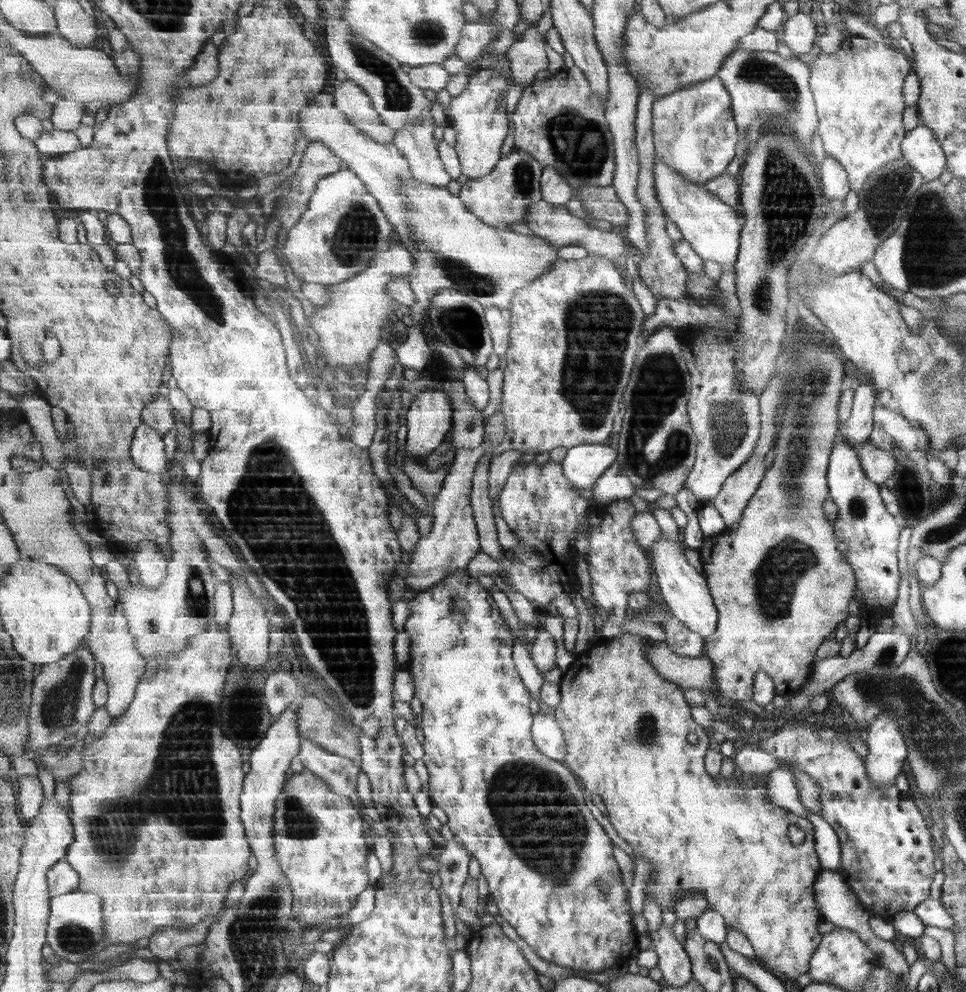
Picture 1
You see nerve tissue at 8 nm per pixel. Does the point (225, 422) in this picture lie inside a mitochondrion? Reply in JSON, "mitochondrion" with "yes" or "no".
{"mitochondrion":"no"}

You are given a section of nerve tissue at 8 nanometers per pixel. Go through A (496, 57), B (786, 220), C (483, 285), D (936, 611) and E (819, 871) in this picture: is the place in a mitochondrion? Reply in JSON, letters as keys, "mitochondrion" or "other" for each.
{"A":"other","B":"mitochondrion","C":"mitochondrion","D":"other","E":"other"}

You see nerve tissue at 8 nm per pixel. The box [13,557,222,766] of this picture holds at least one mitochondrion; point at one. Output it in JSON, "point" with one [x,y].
{"point":[57,709]}

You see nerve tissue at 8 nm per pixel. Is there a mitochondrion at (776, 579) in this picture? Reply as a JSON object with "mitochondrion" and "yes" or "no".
{"mitochondrion":"yes"}

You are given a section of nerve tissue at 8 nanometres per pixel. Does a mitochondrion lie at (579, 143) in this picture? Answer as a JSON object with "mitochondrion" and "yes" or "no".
{"mitochondrion":"yes"}

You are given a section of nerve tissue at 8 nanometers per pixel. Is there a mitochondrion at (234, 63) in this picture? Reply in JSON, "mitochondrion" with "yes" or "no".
{"mitochondrion":"no"}

